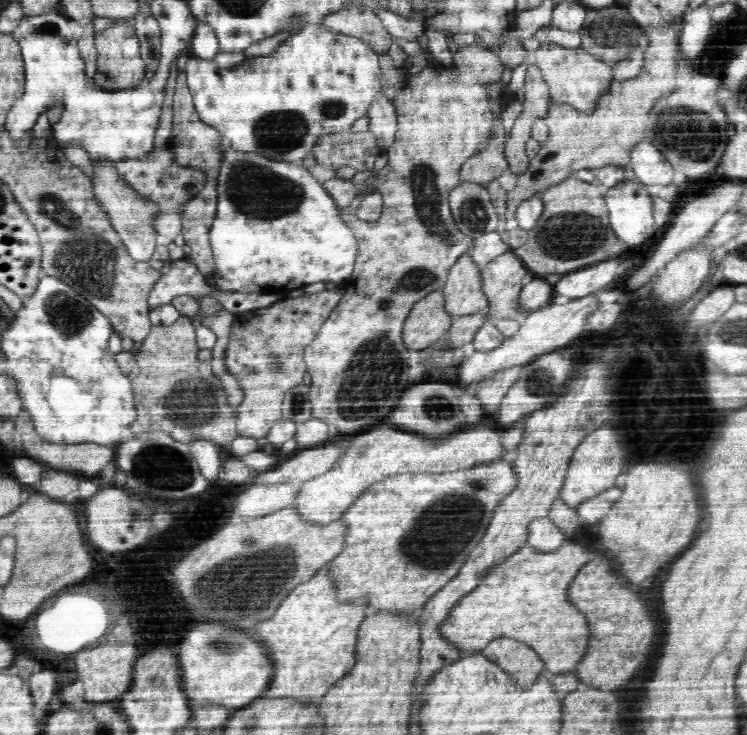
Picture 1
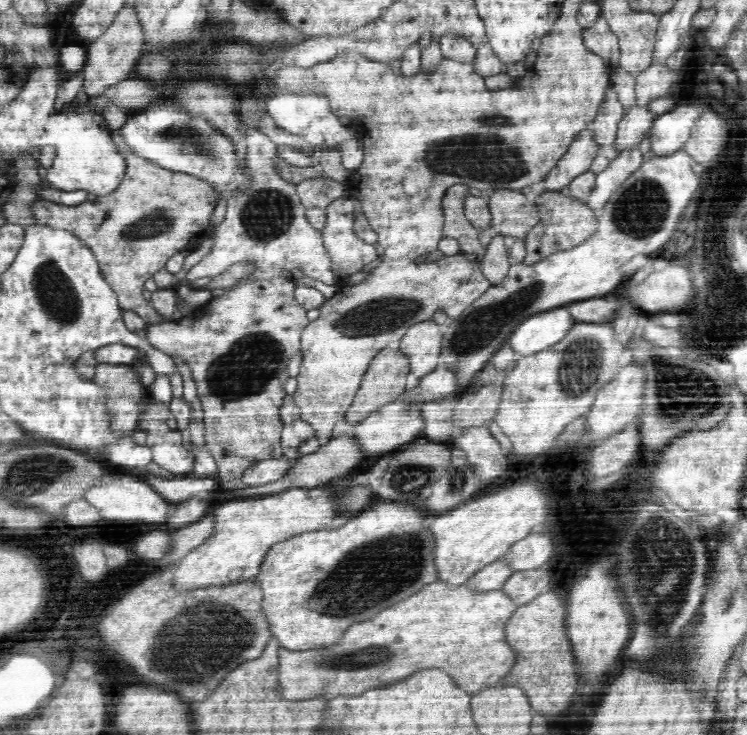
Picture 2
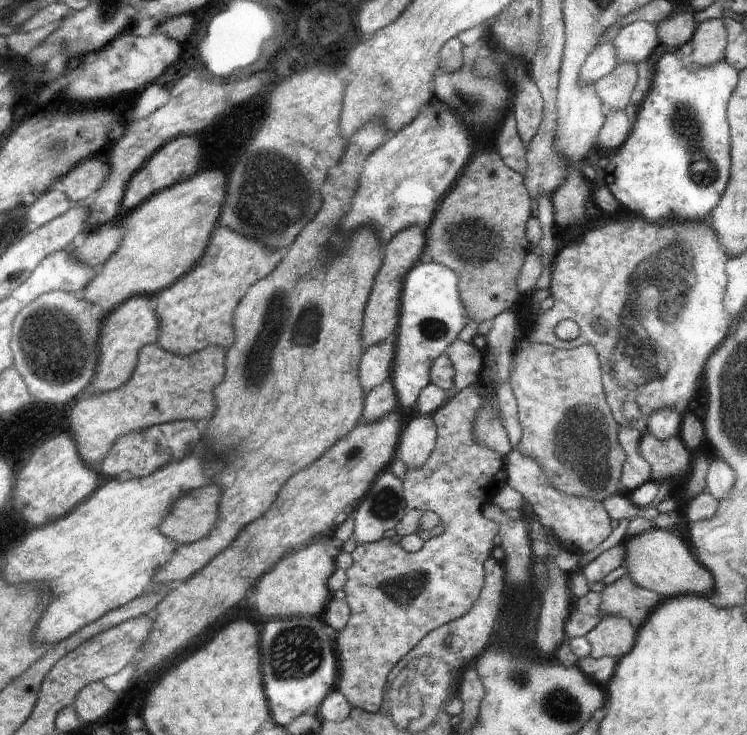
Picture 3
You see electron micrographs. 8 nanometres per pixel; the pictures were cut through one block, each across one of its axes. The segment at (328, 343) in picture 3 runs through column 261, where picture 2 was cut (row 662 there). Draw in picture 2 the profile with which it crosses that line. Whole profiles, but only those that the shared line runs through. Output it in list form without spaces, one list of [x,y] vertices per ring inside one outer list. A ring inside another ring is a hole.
[[[445,581],[431,582],[401,603],[385,608],[374,615],[374,618],[353,624],[350,632],[346,632],[340,642],[312,650],[291,651],[281,647],[278,660],[281,695],[293,701],[320,697],[323,694],[329,694],[330,698],[338,694],[356,696],[370,688],[404,680],[406,676],[425,668],[445,670],[460,688],[466,688],[466,692],[474,695],[474,692],[481,692],[486,687],[498,686],[517,663],[518,655],[506,641],[505,629],[510,616],[518,607],[517,601],[504,589],[480,592],[466,584],[451,586]]]

